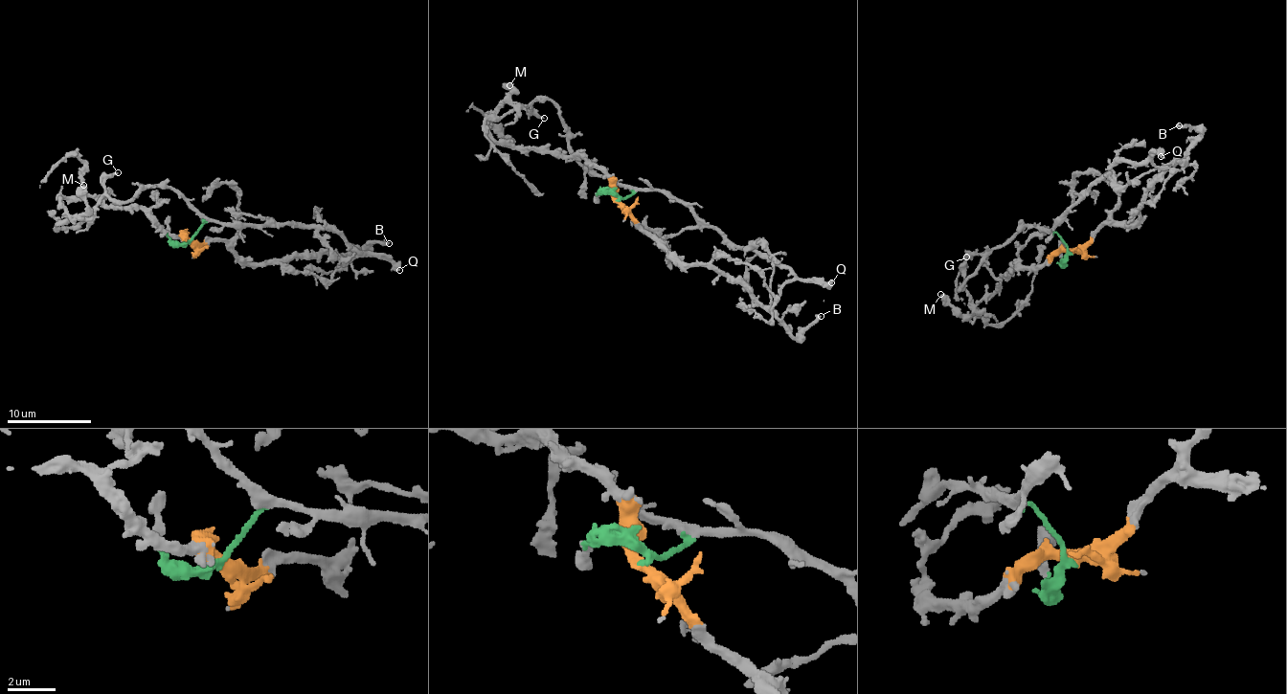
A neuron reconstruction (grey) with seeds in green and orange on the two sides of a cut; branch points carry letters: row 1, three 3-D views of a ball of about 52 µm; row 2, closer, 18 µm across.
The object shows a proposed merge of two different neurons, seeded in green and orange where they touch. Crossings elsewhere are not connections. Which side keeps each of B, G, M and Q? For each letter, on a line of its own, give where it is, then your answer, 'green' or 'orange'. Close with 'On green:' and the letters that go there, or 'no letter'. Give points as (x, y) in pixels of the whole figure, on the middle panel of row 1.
B: place (821, 316); orange
G: place (544, 118); green
M: place (509, 85); orange
Q: place (831, 282); green
On green: G, Q

